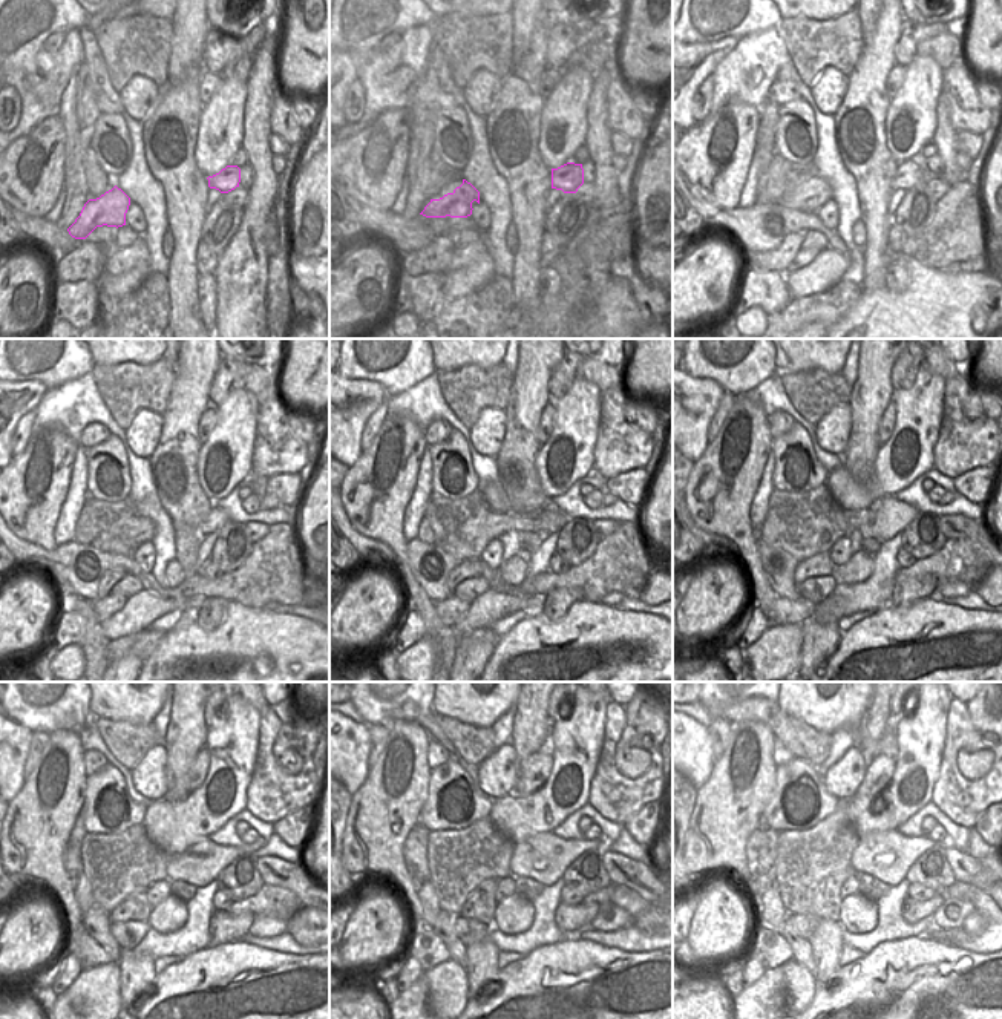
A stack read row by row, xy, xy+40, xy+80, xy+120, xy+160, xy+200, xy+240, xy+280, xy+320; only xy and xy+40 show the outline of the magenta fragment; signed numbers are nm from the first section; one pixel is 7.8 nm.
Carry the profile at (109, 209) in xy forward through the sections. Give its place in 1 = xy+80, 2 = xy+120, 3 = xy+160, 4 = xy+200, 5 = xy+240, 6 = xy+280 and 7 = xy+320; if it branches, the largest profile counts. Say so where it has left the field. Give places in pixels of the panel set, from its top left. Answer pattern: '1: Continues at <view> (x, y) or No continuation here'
1: Continues at xy+80 (815, 189)
2: Continues at xy+120 (130, 530)
3: Continues at xy+160 (533, 527)
4: Continues at xy+200 (817, 530)
5: Continues at xy+240 (130, 874)
6: Continues at xy+280 (477, 872)
7: Continues at xy+320 (818, 871).

